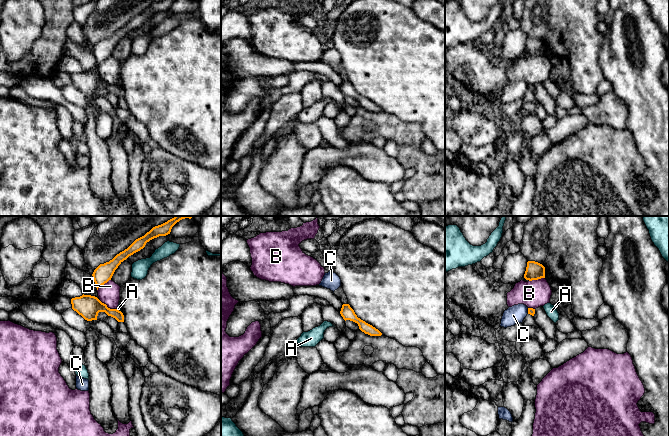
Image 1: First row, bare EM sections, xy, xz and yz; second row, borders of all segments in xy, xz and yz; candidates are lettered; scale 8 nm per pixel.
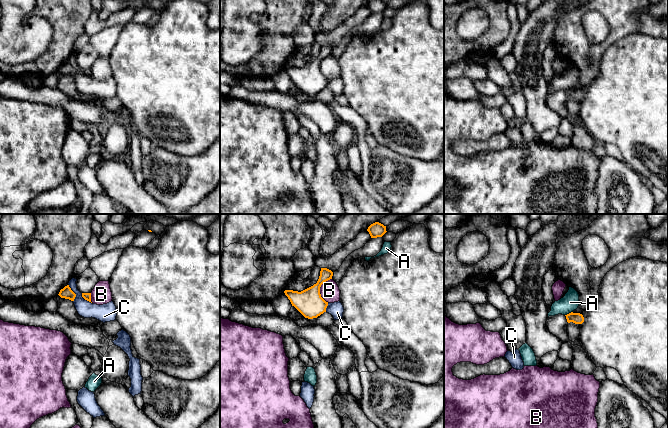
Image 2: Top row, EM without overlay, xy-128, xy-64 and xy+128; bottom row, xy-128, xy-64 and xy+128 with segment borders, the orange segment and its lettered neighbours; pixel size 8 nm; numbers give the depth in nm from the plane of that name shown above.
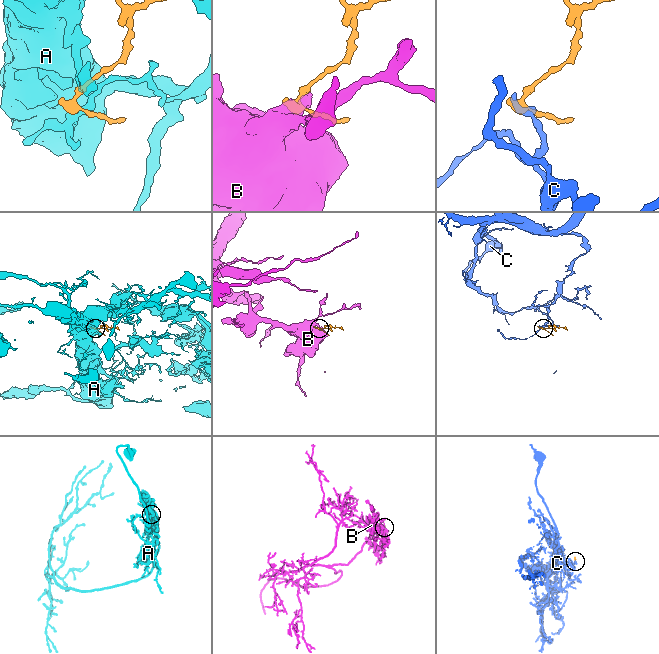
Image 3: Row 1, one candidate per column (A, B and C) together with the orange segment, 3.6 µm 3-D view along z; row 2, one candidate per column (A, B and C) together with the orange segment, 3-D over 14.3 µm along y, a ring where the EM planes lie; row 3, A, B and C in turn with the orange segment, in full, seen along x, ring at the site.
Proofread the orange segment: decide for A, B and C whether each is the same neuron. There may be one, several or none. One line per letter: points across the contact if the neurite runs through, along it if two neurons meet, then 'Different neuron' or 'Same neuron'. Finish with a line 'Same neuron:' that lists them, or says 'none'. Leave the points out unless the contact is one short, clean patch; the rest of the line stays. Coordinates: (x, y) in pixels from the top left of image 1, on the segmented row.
A: Boundary: xy (116, 309), (120, 311). Different neuron
B: Boundary: xy (99, 300), (108, 307), (116, 309). Different neuron
C: Boundary: yz (527, 308), (528, 313). Different neuron
Same neuron: none

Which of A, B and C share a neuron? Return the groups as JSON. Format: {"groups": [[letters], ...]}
{"groups": [["A"], ["B"], ["C"]]}

